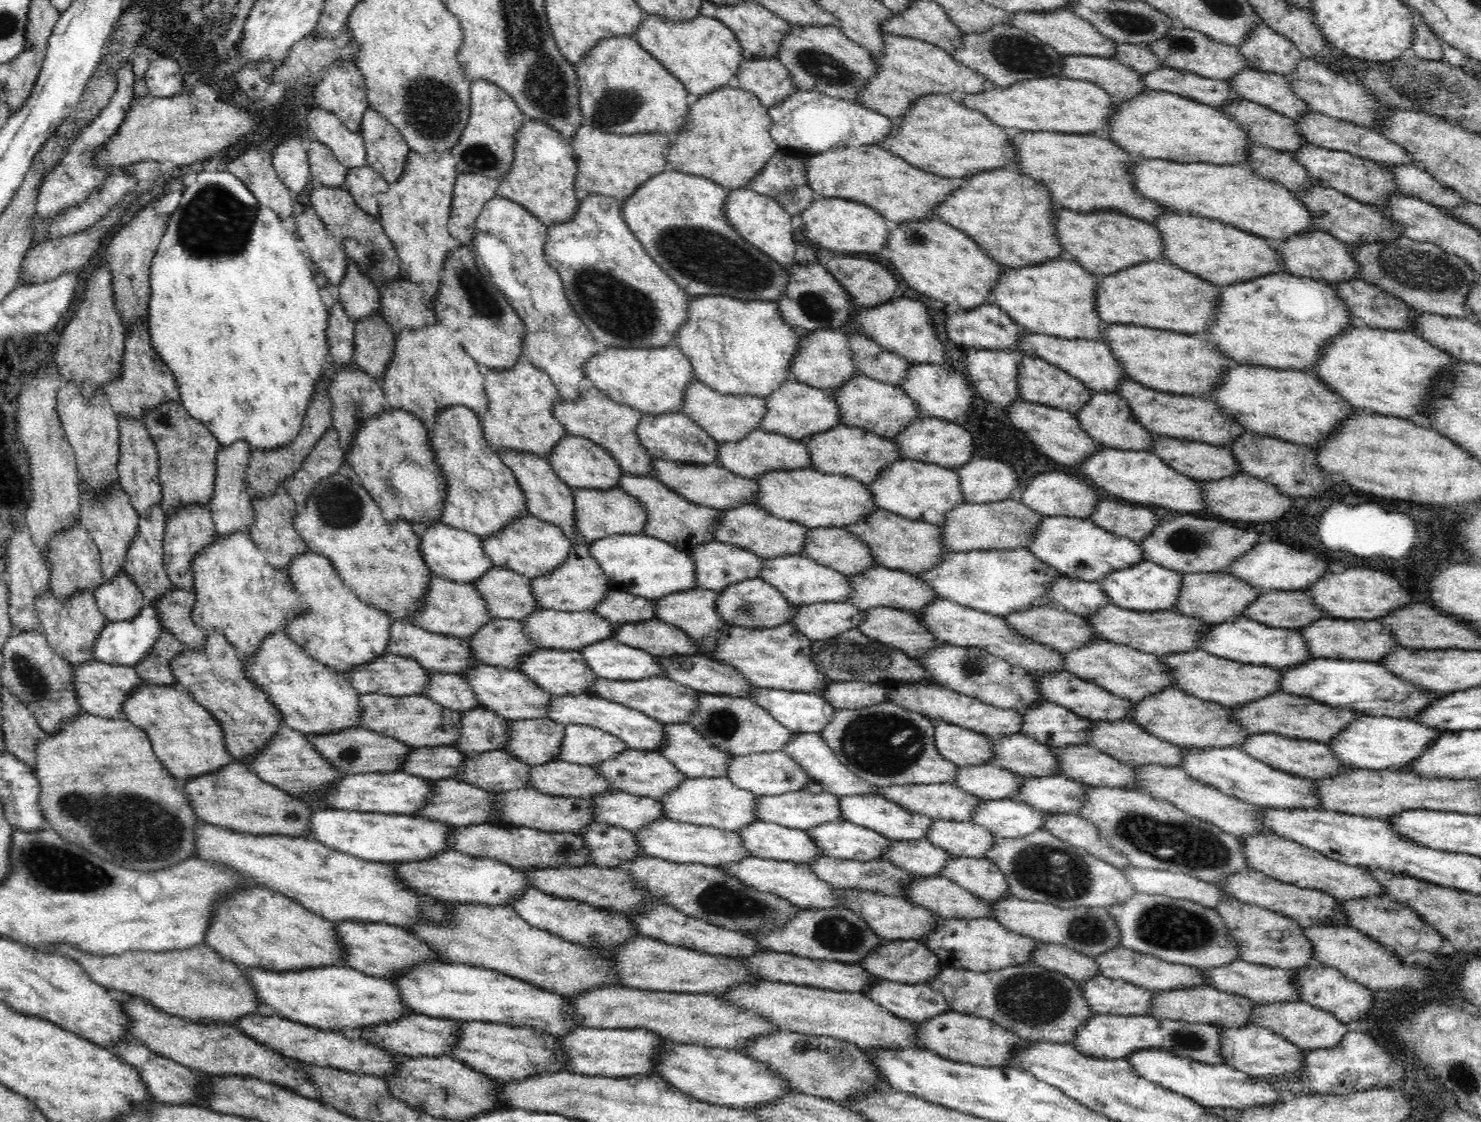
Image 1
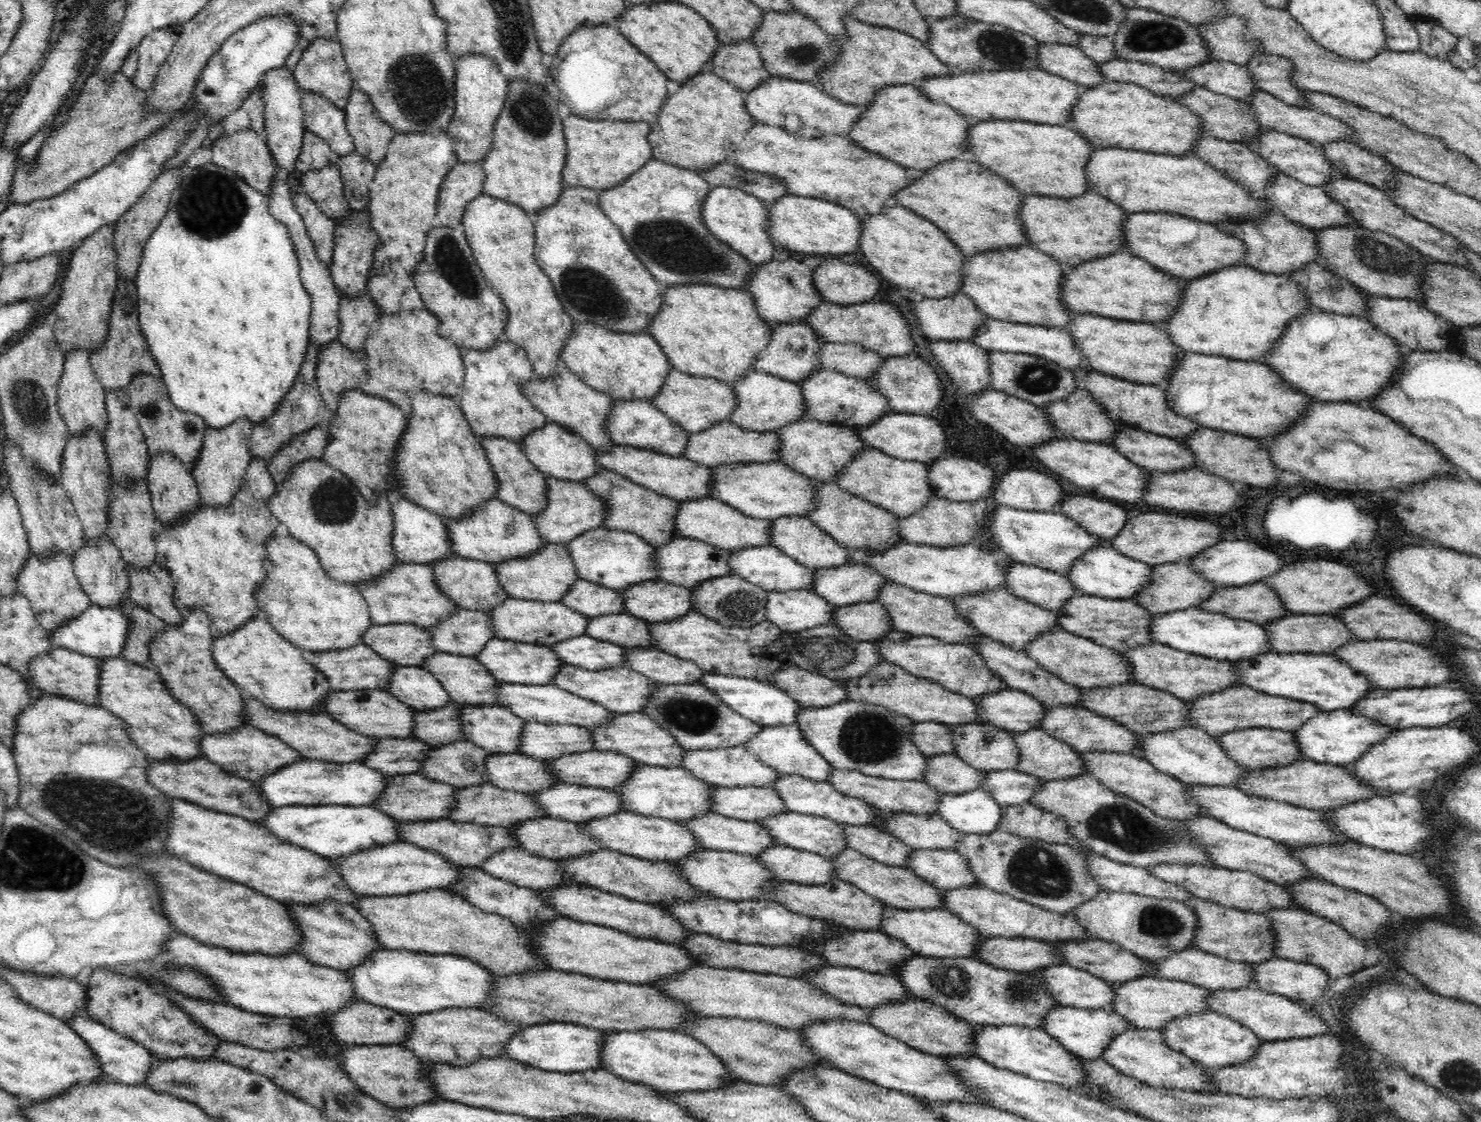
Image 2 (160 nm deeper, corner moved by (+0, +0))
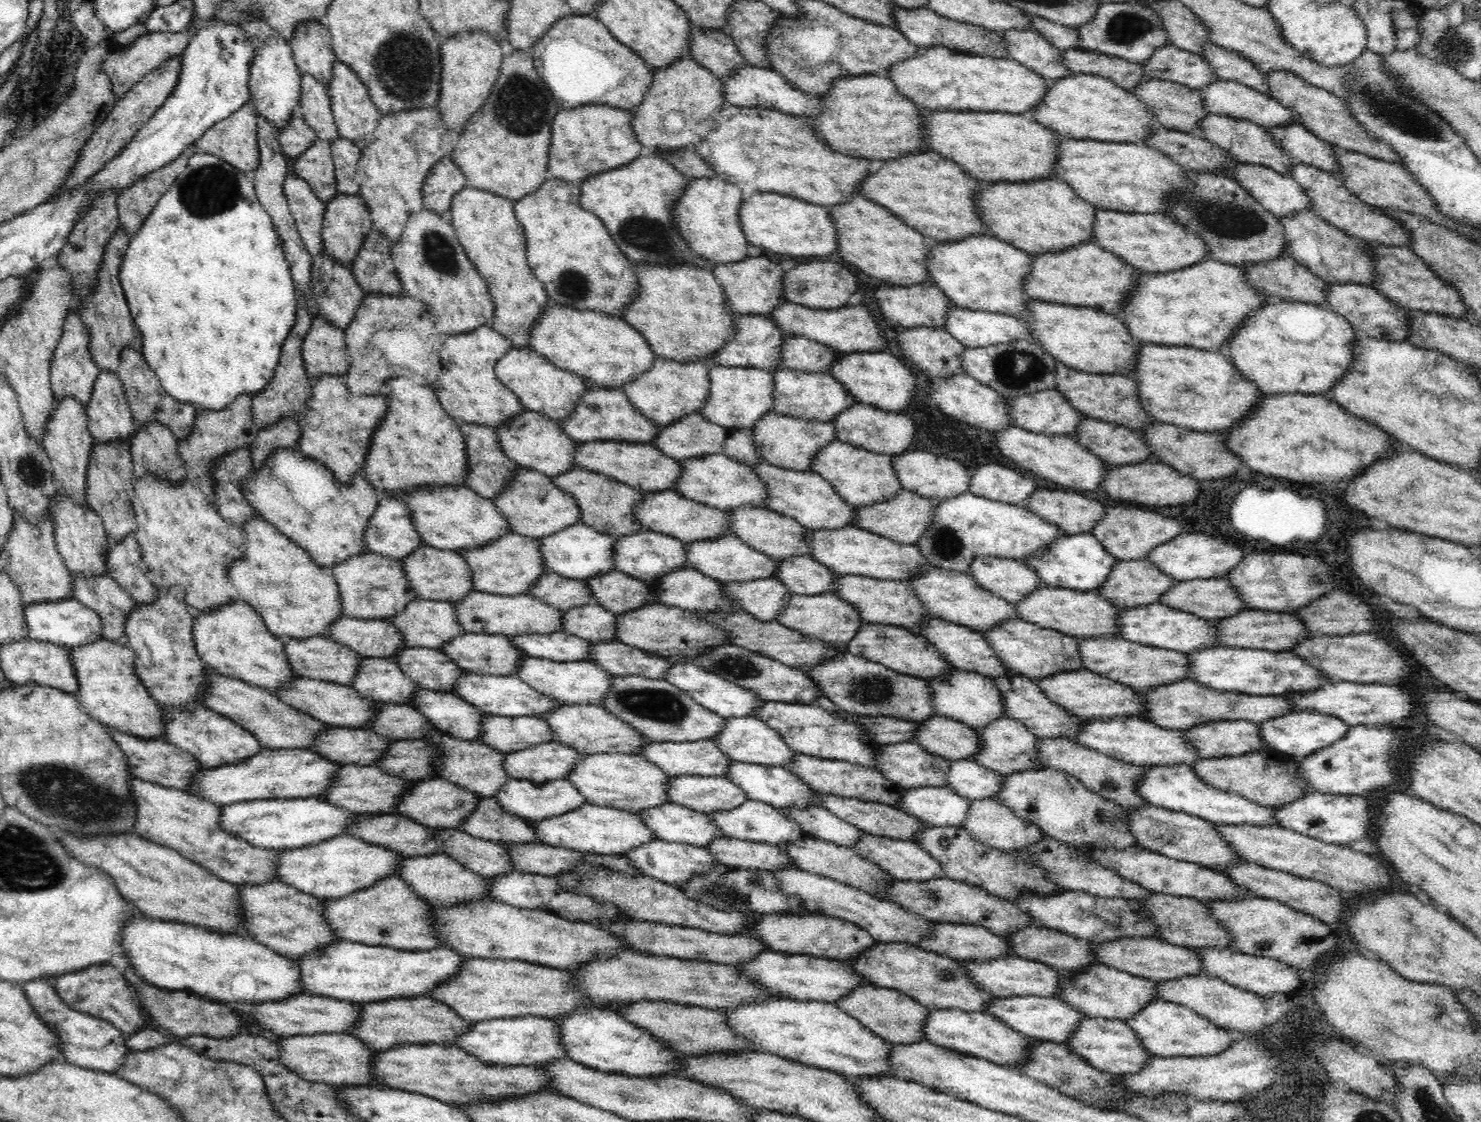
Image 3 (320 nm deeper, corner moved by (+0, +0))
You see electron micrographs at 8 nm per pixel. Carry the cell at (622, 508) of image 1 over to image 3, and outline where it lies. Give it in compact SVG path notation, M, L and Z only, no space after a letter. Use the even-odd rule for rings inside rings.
M524 467L516 469L511 482L500 490L500 496L490 500L498 507L498 513L507 520L512 533L535 539L553 535L567 526L582 522L576 499L565 490L560 490L550 476L537 470Z

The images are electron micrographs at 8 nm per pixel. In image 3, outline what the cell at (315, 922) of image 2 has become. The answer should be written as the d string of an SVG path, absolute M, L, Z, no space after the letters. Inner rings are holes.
M281 881L266 882L266 884L242 884L237 886L240 891L240 909L244 913L246 924L244 924L243 932L245 936L267 946L270 950L296 960L303 954L309 953L315 948L323 949L342 938L337 938L335 932L329 928L328 921L324 919L324 899L318 898L312 894L296 890L292 886L288 886Z

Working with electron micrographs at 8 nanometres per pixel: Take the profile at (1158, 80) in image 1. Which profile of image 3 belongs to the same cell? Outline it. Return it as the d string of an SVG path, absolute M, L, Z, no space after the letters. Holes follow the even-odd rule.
M1082 48L1060 51L1063 56L1062 64L1067 66L1070 72L1109 78L1128 91L1140 81L1148 80L1148 76L1145 76L1141 66L1136 62Z

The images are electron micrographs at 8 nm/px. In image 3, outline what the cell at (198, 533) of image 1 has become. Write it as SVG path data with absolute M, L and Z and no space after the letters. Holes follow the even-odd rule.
M149 421L146 426L136 428L136 434L132 436L132 440L129 442L135 476L142 478L146 475L160 473L166 479L176 481L176 483L186 479L185 464L181 459L177 444L178 440L174 437L174 434L166 426L153 424Z

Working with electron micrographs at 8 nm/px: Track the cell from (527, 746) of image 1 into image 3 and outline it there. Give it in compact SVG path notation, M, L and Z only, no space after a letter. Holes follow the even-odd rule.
M420 689L415 692L409 705L444 734L481 742L481 724L483 718L488 718L488 715L458 695L432 689Z

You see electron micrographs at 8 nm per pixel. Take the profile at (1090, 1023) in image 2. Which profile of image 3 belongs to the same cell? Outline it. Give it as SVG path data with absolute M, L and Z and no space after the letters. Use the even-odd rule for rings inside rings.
M1017 996L1017 997L994 997L990 1002L989 1005L985 1008L985 1013L989 1014L990 1016L993 1016L994 1018L997 1018L1000 1022L1003 1022L1006 1024L1006 1026L1009 1026L1012 1030L1017 1030L1022 1036L1028 1036L1032 1039L1038 1039L1040 1041L1052 1041L1057 1043L1064 1043L1071 1037L1071 1034L1075 1031L1075 1028L1077 1027L1077 1024L1084 1018L1084 1017L1090 1017L1085 1016L1085 1014L1082 1014L1081 1012L1078 1012L1076 1008L1073 1006L1068 1006L1064 1001L1060 1000L1058 997L1054 996Z

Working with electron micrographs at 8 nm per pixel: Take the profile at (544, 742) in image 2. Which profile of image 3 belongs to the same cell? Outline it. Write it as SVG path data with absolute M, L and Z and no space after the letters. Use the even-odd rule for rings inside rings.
M486 715L481 724L481 743L501 753L555 741L550 725L538 717Z

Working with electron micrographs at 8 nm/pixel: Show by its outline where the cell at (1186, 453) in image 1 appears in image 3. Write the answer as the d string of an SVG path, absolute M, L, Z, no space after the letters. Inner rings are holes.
M1084 418L1072 437L1107 464L1132 465L1152 458L1142 434L1100 419Z

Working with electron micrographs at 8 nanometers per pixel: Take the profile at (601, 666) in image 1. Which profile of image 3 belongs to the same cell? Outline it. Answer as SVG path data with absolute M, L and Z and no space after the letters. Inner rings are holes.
M564 631L548 634L520 634L508 641L528 657L545 658L558 662L586 661L591 642Z

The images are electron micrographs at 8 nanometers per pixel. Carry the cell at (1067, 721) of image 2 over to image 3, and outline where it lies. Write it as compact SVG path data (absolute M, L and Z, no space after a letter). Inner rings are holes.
M998 675L993 678L1001 696L1003 696L1003 712L1008 718L1020 721L1037 737L1077 739L1077 734L1087 723L1084 717L1070 714L1061 706L1054 704L1041 690L1035 680L1024 675Z

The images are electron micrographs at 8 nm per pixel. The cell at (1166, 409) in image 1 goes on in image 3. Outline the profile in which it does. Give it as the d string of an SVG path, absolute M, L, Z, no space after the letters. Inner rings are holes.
M1058 362L1056 370L1055 390L1082 415L1093 419L1100 419L1104 422L1111 422L1121 425L1134 431L1141 431L1154 424L1153 420L1142 407L1138 386L1132 378L1119 375L1090 374L1080 370L1072 369L1063 363Z

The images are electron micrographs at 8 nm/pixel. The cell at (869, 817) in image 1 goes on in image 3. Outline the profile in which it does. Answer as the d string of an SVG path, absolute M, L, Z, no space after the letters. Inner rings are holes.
M734 761L729 766L725 777L736 786L740 786L750 800L765 802L778 809L780 807L803 809L812 805L822 807L822 794L810 788L809 784L806 784L801 778L798 778L782 766L766 766Z

